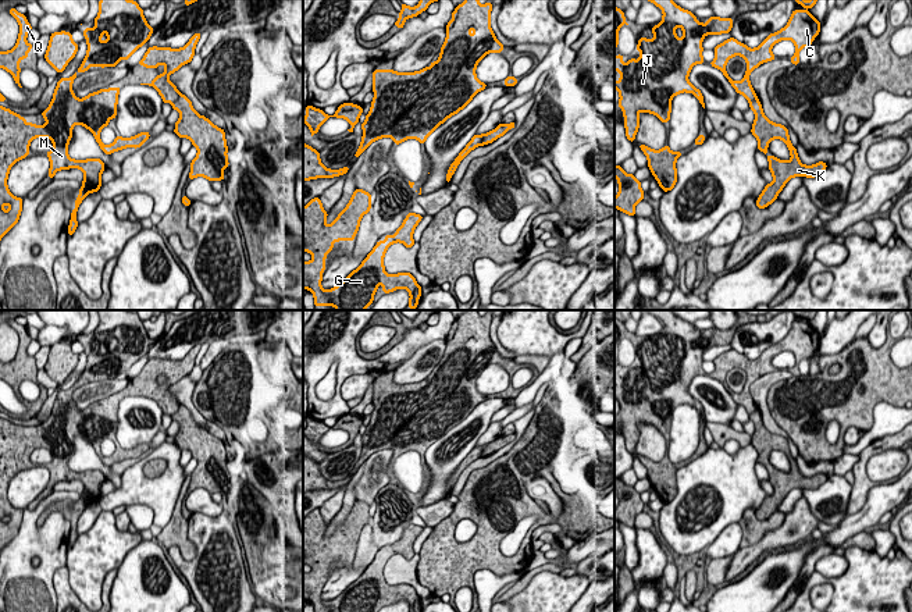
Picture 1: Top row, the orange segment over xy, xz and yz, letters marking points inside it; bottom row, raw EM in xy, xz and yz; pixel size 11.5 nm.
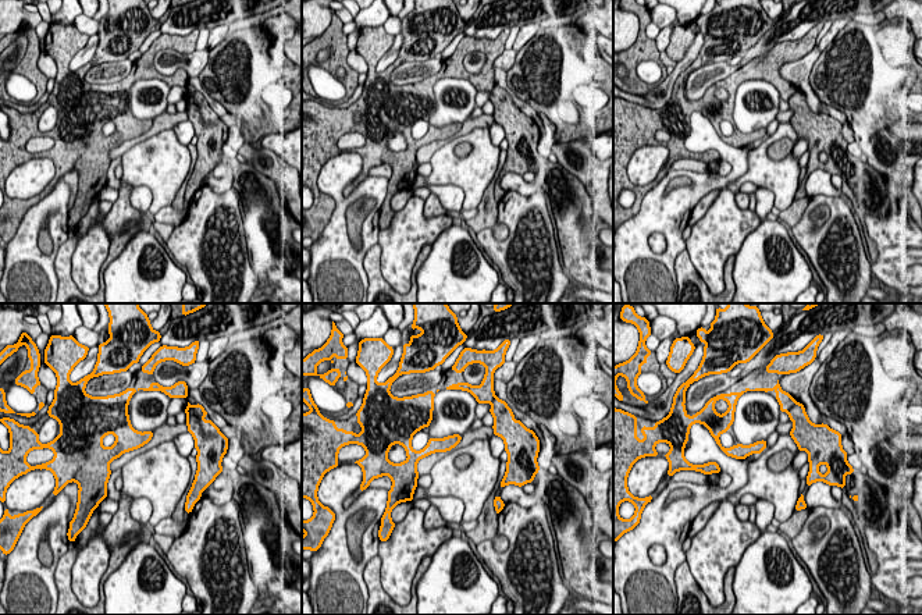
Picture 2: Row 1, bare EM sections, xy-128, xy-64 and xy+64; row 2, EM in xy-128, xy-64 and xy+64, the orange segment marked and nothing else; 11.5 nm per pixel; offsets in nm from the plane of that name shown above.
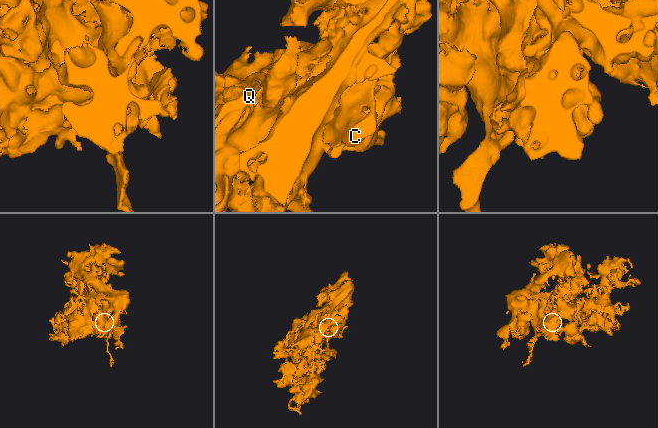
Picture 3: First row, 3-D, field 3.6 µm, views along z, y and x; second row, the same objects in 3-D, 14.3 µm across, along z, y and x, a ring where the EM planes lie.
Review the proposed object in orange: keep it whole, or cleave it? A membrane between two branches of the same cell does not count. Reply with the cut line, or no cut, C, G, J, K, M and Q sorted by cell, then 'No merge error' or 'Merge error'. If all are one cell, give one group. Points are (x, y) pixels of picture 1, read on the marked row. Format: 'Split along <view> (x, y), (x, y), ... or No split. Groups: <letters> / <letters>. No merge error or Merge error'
No split. Groups: C G J K M Q. No merge error

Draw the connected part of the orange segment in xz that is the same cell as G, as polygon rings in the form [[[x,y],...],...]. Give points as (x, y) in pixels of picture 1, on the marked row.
[[[355,189],[346,207],[338,214],[338,217],[329,224],[325,224],[327,213],[320,202],[320,198],[311,199],[303,207],[303,252],[309,252],[313,259],[310,261],[303,260],[303,288],[310,291],[314,296],[314,306],[334,306],[336,310],[366,310],[374,300],[377,288],[381,285],[384,293],[393,292],[396,289],[407,289],[410,299],[409,307],[416,309],[418,306],[418,299],[421,298],[421,287],[417,284],[414,275],[410,273],[386,274],[384,266],[384,256],[392,243],[400,242],[406,248],[414,245],[413,232],[423,216],[416,213],[409,213],[403,218],[402,225],[396,230],[395,235],[385,235],[384,241],[378,241],[361,264],[353,270],[342,282],[336,287],[325,291],[321,287],[323,271],[325,271],[327,255],[334,249],[334,243],[338,241],[355,241],[359,231],[360,221],[366,213],[371,209],[371,195],[363,189]]]

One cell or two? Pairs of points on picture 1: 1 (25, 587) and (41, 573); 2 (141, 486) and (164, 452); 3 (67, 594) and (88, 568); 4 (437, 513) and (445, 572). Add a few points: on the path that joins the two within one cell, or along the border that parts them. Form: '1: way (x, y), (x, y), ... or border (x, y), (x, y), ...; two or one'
1: way (29, 584), (36, 577); one
2: way (139, 474), (139, 465), (153, 455); one
3: border (66, 565), (68, 584), (78, 597); two
4: border (455, 504), (455, 508), (433, 529), (420, 550); two

